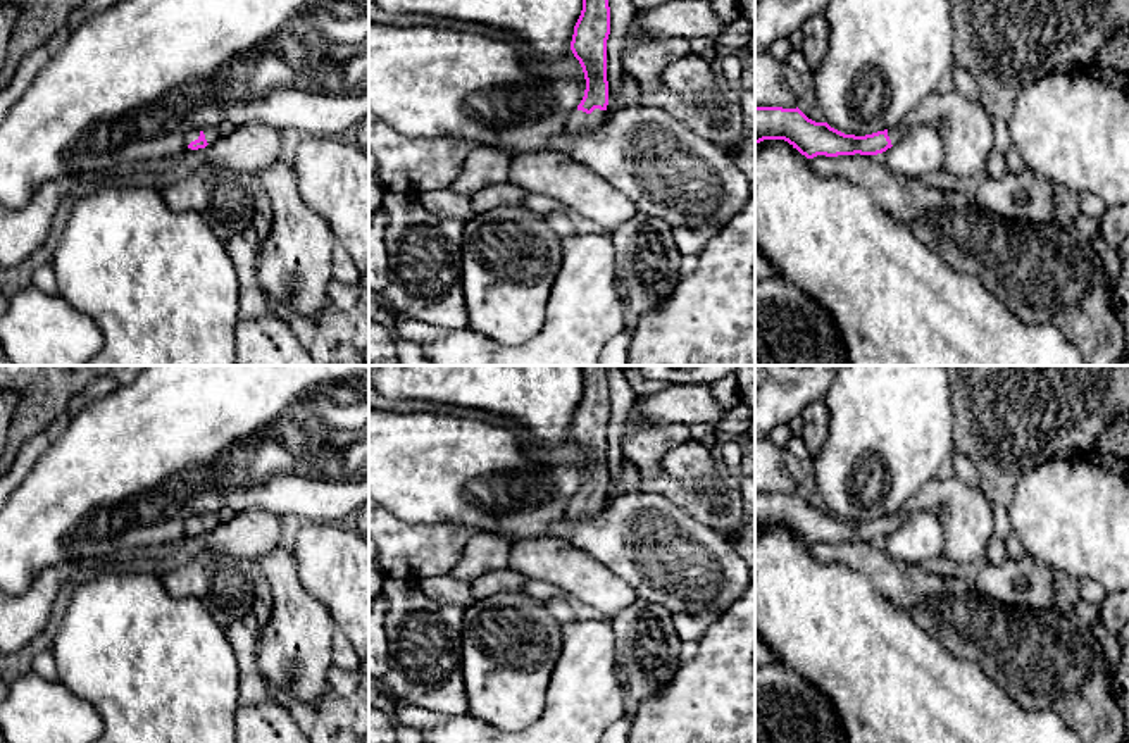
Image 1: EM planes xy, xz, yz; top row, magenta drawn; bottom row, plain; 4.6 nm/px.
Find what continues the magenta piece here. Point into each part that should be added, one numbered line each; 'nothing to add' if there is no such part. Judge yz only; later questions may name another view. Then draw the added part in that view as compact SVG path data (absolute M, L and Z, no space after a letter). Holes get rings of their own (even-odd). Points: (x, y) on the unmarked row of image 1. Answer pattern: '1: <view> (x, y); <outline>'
1: yz (966, 512); M955 476L927 481L900 510L888 515L896 531L915 512L934 512L945 528L943 557L957 564L988 557L988 543L995 534L993 502L981 486L972 488Z

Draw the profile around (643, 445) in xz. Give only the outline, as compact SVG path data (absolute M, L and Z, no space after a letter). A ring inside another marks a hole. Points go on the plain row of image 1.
M634 405L622 428L622 455L636 465L641 478L658 478L665 472L662 457L688 440L691 440L689 426L648 426L639 419Z

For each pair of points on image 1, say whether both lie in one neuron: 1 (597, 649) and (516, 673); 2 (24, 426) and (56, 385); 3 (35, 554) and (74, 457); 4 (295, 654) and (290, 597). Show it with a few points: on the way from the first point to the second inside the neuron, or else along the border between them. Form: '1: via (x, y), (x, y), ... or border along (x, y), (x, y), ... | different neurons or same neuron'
1: border along (564, 626), (559, 659), (545, 700) | different neurons
2: via (31, 416), (45, 395) | same neuron
3: via (42, 530), (74, 497), (74, 481) | same neuron
4: via (295, 640), (293, 611) | same neuron

